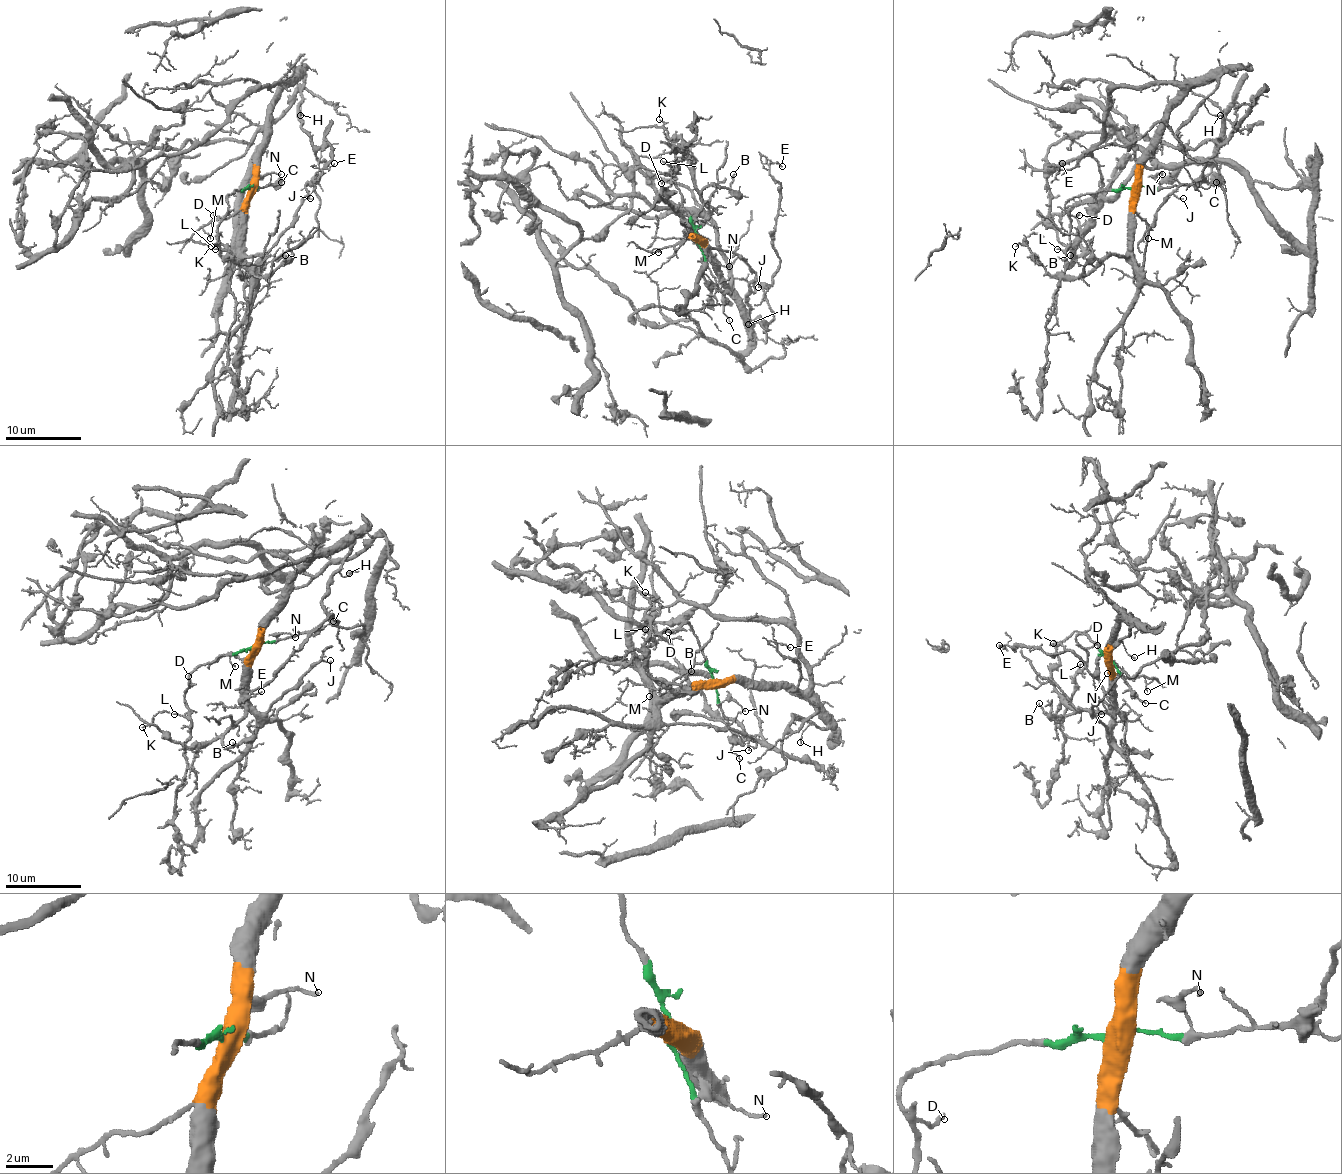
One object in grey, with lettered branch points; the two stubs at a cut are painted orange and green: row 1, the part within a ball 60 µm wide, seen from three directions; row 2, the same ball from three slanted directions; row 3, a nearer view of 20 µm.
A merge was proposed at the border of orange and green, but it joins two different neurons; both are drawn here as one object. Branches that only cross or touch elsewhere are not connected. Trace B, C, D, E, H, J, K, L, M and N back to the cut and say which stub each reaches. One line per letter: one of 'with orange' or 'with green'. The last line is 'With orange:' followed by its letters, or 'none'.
B: with orange
C: with green
D: with green
E: with orange
H: with orange
J: with orange
K: with orange
L: with green
M: with orange
N: with green
With orange: B, E, H, J, K, M

